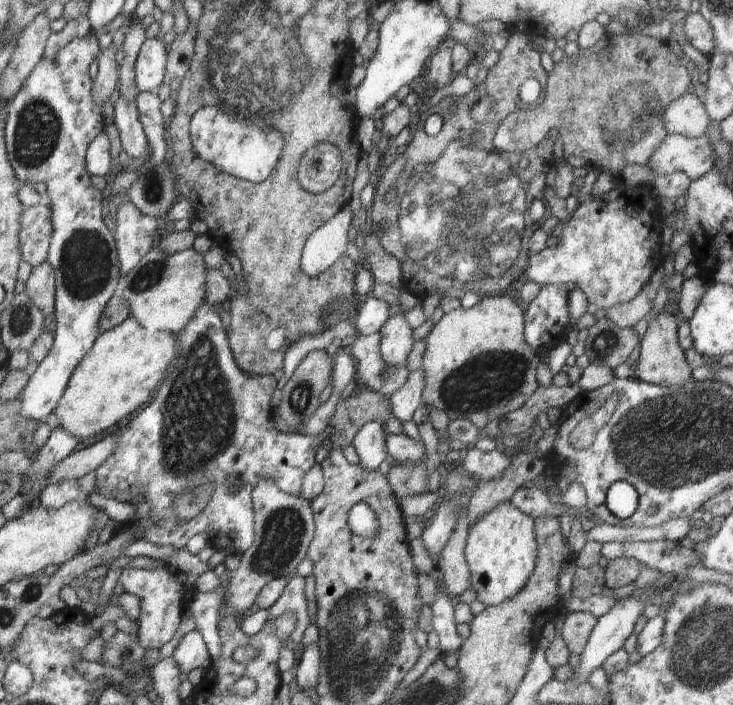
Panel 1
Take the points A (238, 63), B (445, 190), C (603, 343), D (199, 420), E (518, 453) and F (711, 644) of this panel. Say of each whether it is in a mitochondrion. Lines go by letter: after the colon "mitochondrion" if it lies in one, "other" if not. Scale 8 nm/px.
A: mitochondrion
B: mitochondrion
C: mitochondrion
D: mitochondrion
E: other
F: mitochondrion

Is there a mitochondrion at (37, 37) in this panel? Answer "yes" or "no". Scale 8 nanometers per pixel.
no

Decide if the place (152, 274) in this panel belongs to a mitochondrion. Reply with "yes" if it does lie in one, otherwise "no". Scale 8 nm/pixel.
yes

